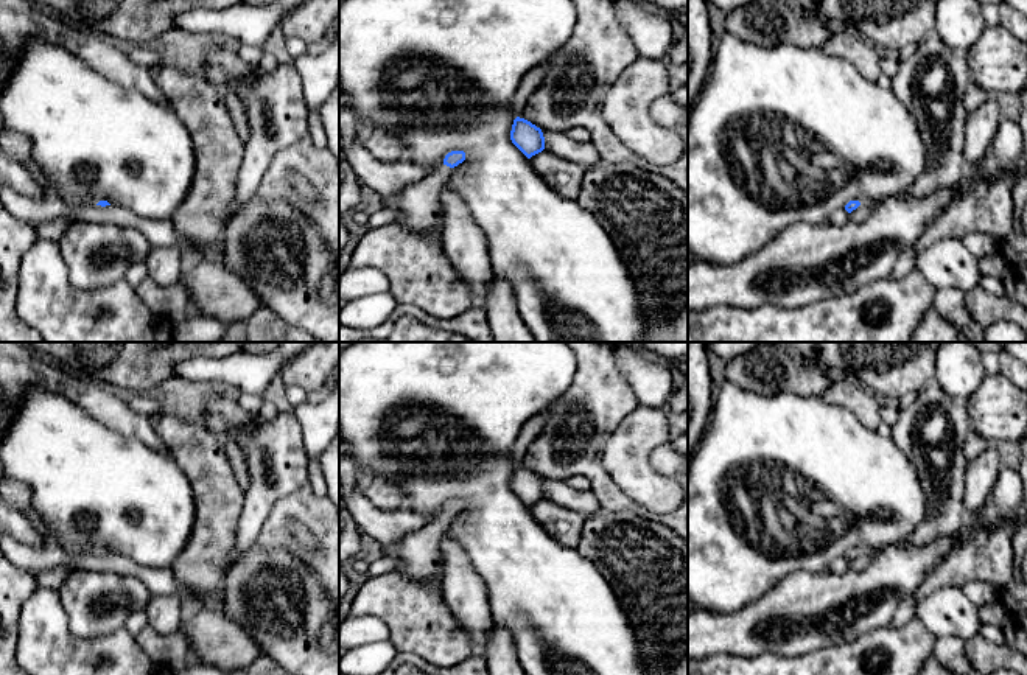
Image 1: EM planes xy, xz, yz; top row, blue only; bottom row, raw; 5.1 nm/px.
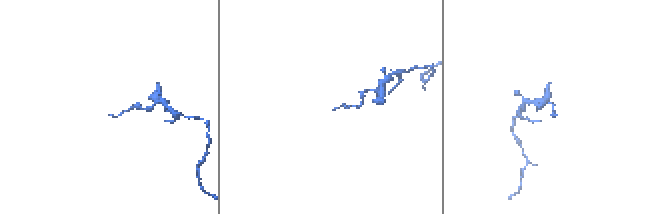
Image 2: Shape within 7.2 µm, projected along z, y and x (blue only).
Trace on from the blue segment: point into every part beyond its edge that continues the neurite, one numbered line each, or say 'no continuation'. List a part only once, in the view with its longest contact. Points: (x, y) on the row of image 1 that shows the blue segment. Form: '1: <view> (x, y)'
1: xz (420, 206)

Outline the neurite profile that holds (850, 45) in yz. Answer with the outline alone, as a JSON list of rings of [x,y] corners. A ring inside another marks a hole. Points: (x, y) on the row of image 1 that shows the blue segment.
[[[851,30],[831,34],[822,51],[828,56],[846,59],[871,82],[878,82],[882,73],[882,50]]]

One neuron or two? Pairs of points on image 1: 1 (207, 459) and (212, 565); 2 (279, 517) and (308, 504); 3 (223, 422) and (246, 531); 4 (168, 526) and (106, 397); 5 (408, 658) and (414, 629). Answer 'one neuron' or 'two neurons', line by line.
1: one neuron
2: one neuron
3: one neuron
4: two neurons
5: two neurons

